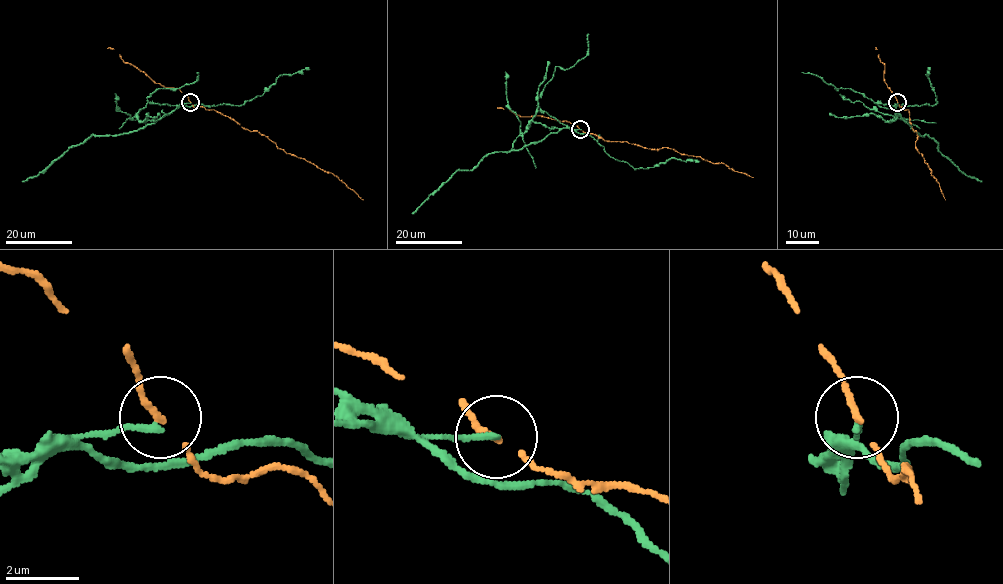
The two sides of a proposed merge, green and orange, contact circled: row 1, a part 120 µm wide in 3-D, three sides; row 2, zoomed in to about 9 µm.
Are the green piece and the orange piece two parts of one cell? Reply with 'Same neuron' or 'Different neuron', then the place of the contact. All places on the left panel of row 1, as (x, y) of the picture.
Different neuron. Place: (190, 102)

